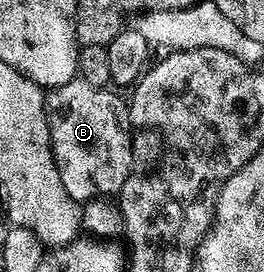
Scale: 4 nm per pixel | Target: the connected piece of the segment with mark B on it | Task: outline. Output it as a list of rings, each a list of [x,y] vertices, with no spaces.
[[[79,76],[61,86],[51,87],[47,91],[44,111],[48,113],[52,158],[56,161],[58,176],[62,176],[62,188],[70,192],[75,202],[83,204],[99,199],[101,196],[119,195],[122,184],[134,169],[134,163],[132,163],[133,131],[126,117],[126,102],[115,93],[119,94],[115,89],[95,86]]]

